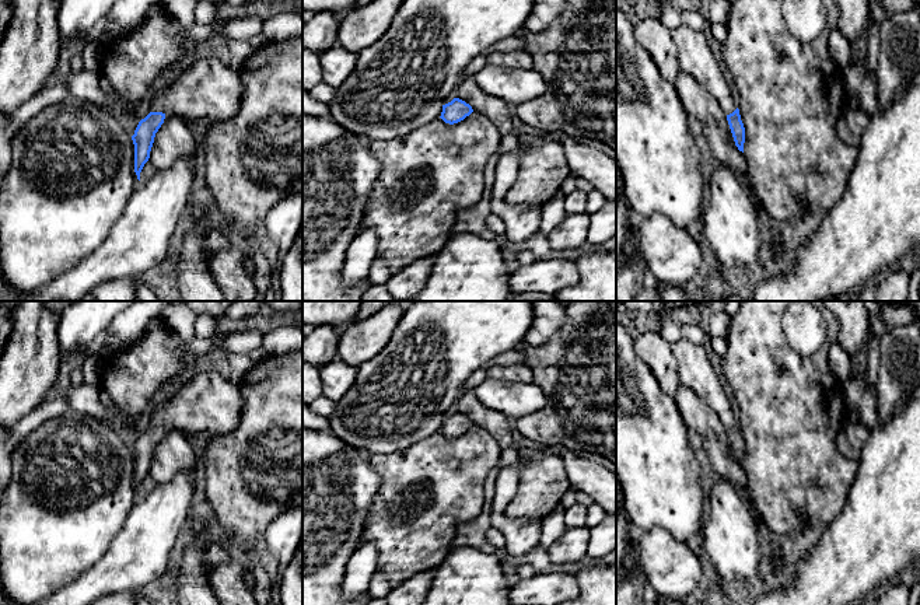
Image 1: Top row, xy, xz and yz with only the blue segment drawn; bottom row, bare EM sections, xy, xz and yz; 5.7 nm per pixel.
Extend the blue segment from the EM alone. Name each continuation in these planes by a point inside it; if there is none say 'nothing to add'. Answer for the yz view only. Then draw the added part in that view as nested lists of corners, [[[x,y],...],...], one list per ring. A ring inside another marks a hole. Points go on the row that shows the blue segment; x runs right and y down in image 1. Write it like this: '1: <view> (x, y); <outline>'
1: yz (695, 56); [[[682,24],[671,29],[671,35],[676,45],[679,69],[710,91],[720,102],[725,115],[732,113],[737,105],[704,34]]]

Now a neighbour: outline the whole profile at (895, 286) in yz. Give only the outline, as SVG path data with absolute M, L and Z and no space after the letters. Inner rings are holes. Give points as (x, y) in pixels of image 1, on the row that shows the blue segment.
M900 267L889 270L875 283L863 287L861 301L906 301L910 293L910 276Z

